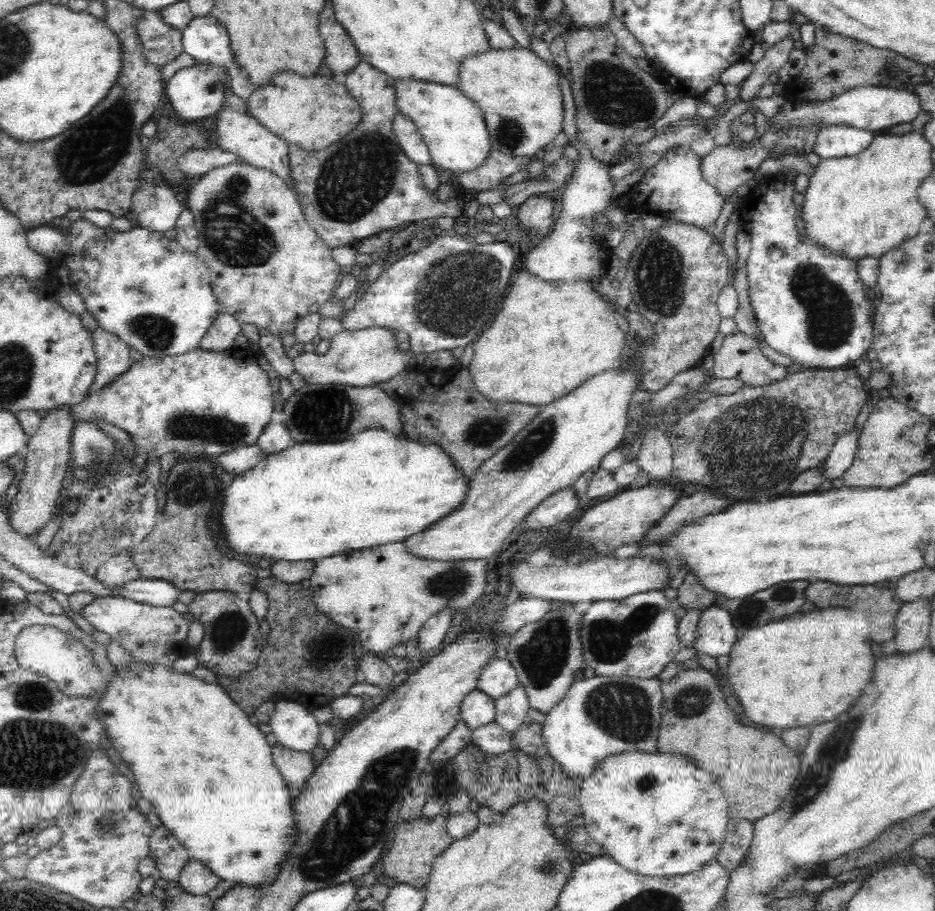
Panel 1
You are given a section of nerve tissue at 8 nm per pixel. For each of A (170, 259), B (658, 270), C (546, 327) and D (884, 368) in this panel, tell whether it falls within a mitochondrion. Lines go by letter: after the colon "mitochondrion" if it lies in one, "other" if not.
A: other
B: mitochondrion
C: other
D: other

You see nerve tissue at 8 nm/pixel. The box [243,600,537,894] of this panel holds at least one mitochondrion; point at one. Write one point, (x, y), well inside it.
(359, 823)

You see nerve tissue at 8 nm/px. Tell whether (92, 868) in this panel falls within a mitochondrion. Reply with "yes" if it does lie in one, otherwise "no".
no

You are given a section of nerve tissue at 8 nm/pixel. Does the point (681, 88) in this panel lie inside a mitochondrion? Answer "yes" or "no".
no

